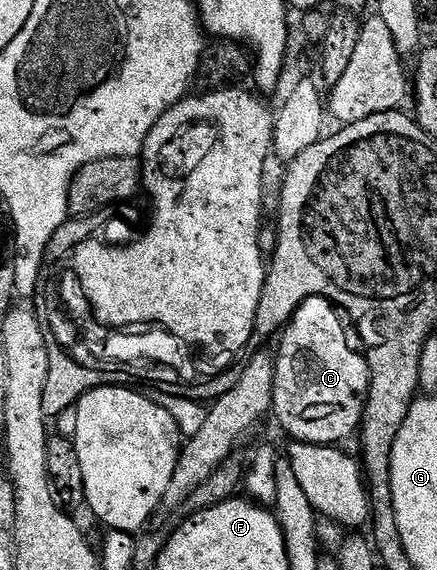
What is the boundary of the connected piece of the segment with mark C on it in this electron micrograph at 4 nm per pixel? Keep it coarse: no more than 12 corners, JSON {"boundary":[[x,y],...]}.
{"boundary":[[310,298],[282,331],[273,418],[343,444],[371,387],[340,307]]}

